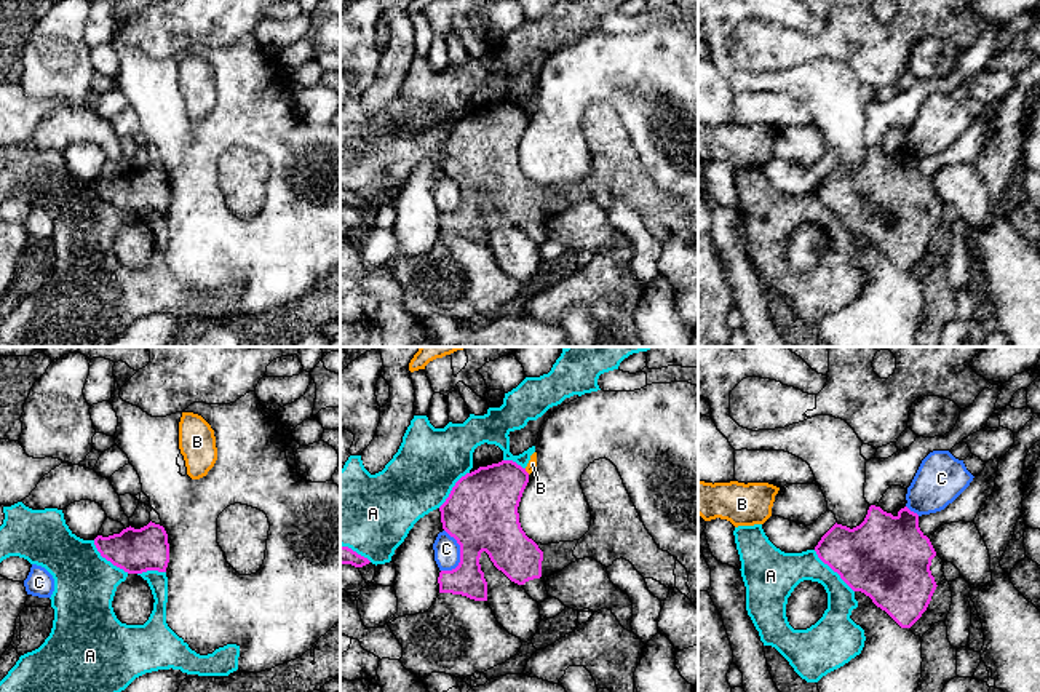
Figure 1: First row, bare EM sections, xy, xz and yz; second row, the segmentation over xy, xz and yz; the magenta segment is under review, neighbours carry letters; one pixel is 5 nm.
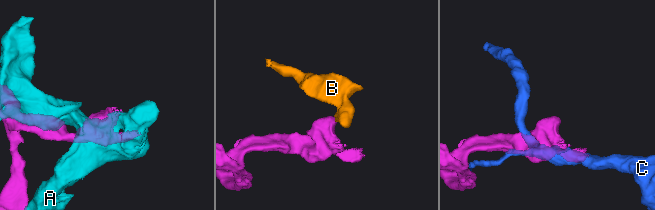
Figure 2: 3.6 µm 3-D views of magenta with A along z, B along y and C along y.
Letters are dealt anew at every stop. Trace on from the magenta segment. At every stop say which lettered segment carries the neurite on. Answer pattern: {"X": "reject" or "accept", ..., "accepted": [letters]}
{"A": "reject", "B": "reject", "C": "reject", "accepted": []}

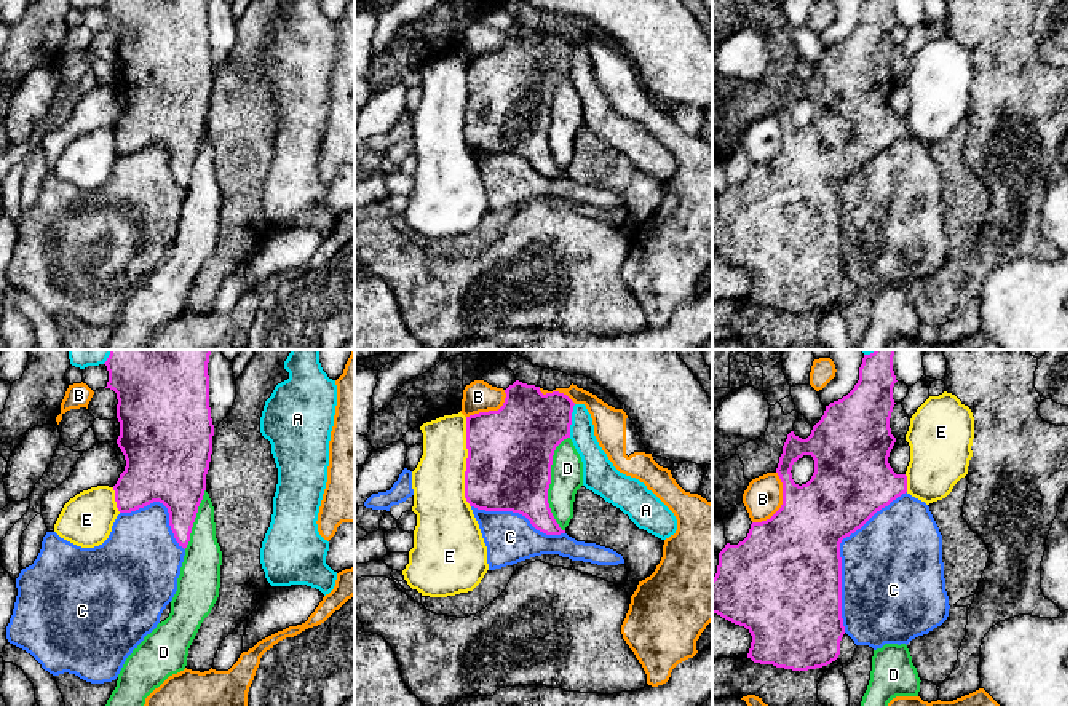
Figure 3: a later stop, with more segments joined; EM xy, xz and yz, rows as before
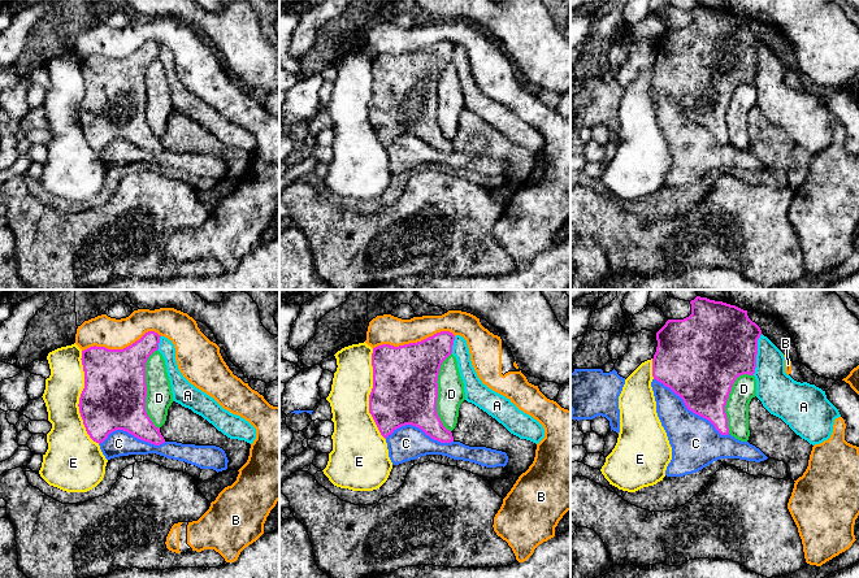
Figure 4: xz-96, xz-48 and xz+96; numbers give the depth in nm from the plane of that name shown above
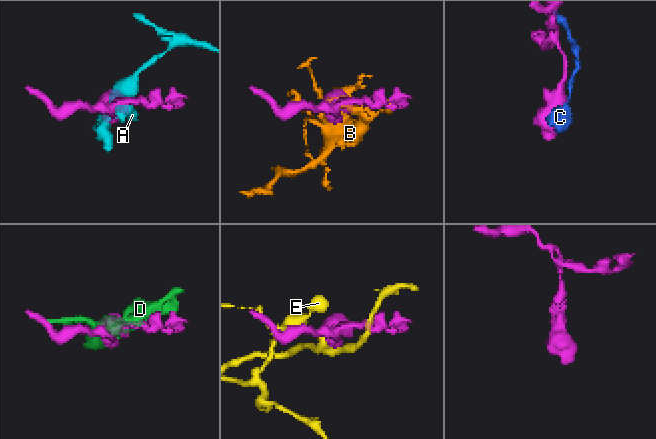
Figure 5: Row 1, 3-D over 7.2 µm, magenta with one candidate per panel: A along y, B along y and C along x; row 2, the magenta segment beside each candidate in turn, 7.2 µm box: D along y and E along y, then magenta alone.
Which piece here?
{"A": "reject", "B": "reject", "C": "reject", "D": "reject", "E": "reject", "accepted": []}

